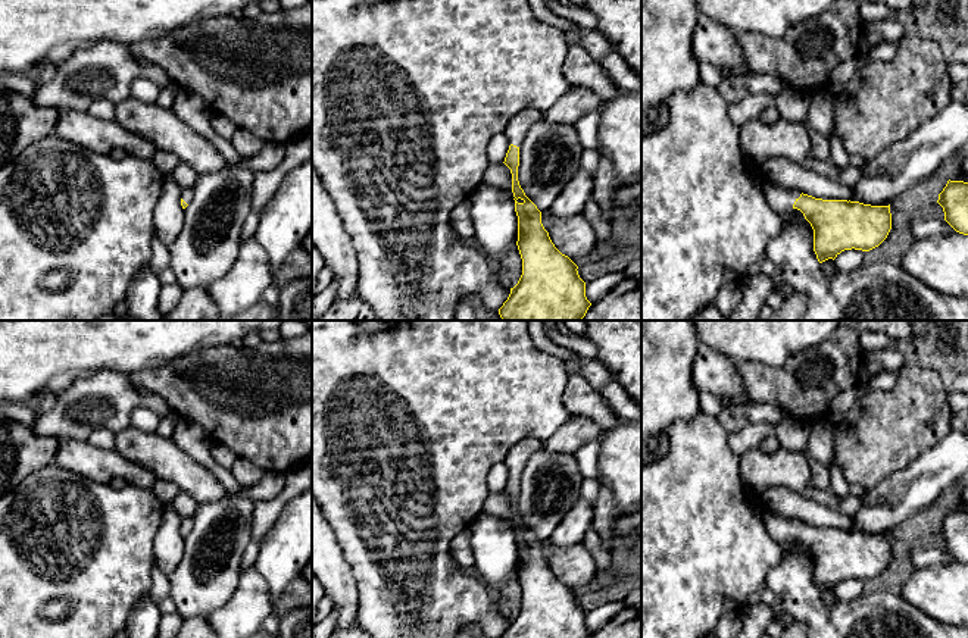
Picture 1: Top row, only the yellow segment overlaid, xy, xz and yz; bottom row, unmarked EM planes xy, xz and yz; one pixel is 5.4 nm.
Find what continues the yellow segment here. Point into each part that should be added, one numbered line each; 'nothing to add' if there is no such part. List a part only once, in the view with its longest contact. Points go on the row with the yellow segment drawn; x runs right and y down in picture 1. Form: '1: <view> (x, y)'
1: yz (781, 199)

